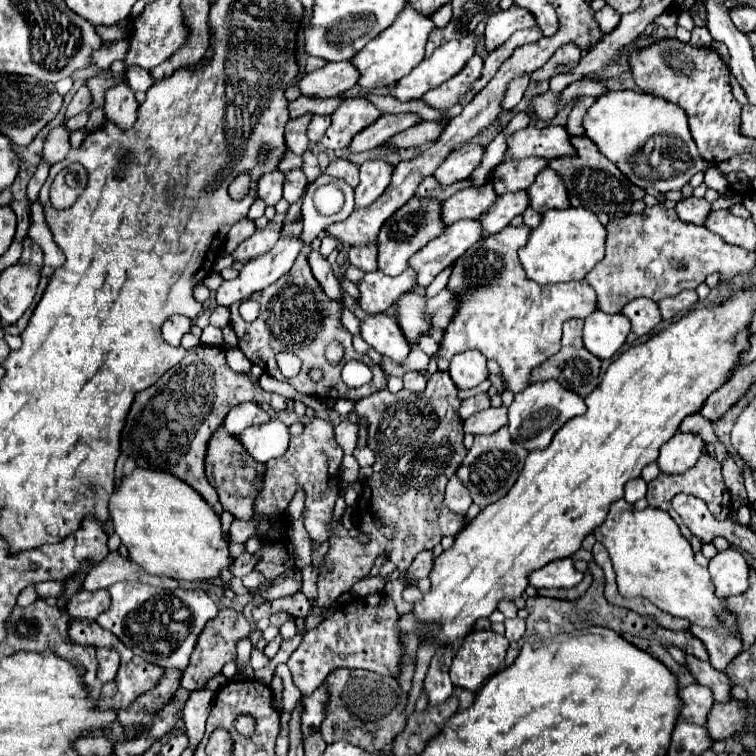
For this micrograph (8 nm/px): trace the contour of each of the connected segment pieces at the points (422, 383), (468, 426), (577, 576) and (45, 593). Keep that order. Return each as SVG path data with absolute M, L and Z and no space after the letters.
M420 372L404 374L404 388L410 392L422 392L426 388L426 376Z
M504 406L500 408L486 408L474 416L470 416L468 420L464 420L464 432L470 432L470 434L494 434L498 432L502 426L508 424L508 418L506 418L506 410Z
M564 558L564 560L554 560L552 564L546 564L538 572L532 572L528 580L536 588L574 588L576 584L582 582L582 578L584 574L574 568L574 560Z
M52 580L52 582L40 582L40 584L36 584L36 592L38 592L38 596L42 600L46 600L48 596L58 598L60 592L62 592L62 582L56 582L56 580Z

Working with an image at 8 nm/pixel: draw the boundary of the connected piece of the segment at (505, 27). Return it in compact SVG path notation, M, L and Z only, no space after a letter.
M510 6L508 10L498 10L496 14L490 16L488 24L486 24L486 50L492 52L498 46L502 46L516 30L522 28L530 28L536 24L536 18L532 16L532 12L528 12L526 8L520 6Z

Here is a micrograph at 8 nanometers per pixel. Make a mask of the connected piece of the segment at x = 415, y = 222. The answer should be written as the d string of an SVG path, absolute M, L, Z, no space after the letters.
M412 196L400 210L396 210L382 226L378 236L378 268L388 276L400 276L402 270L408 268L408 260L424 248L430 240L444 232L446 224L442 220L442 202L440 200L424 200Z

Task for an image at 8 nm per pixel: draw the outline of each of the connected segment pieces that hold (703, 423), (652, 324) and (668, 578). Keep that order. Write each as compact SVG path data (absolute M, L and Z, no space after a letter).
M700 412L684 418L678 430L682 430L682 432L684 432L684 430L686 430L686 432L698 432L700 436L704 436L704 440L706 440L708 444L716 444L716 442L718 442L718 438L716 438L716 434L714 434L714 430L712 430L712 424L710 424Z
M636 298L630 304L626 304L622 308L622 314L626 318L630 318L632 322L632 338L628 338L628 344L632 344L634 340L638 340L640 336L650 334L660 322L662 322L662 314L658 308L658 302L650 300L650 298Z
M616 500L610 506L606 522L596 528L594 536L606 546L612 558L618 592L622 596L648 598L660 610L686 618L690 624L702 628L724 626L732 636L740 636L738 618L728 610L726 598L716 596L708 570L694 562L694 552L688 540L682 536L678 524L668 512L650 506L638 512L626 500Z

